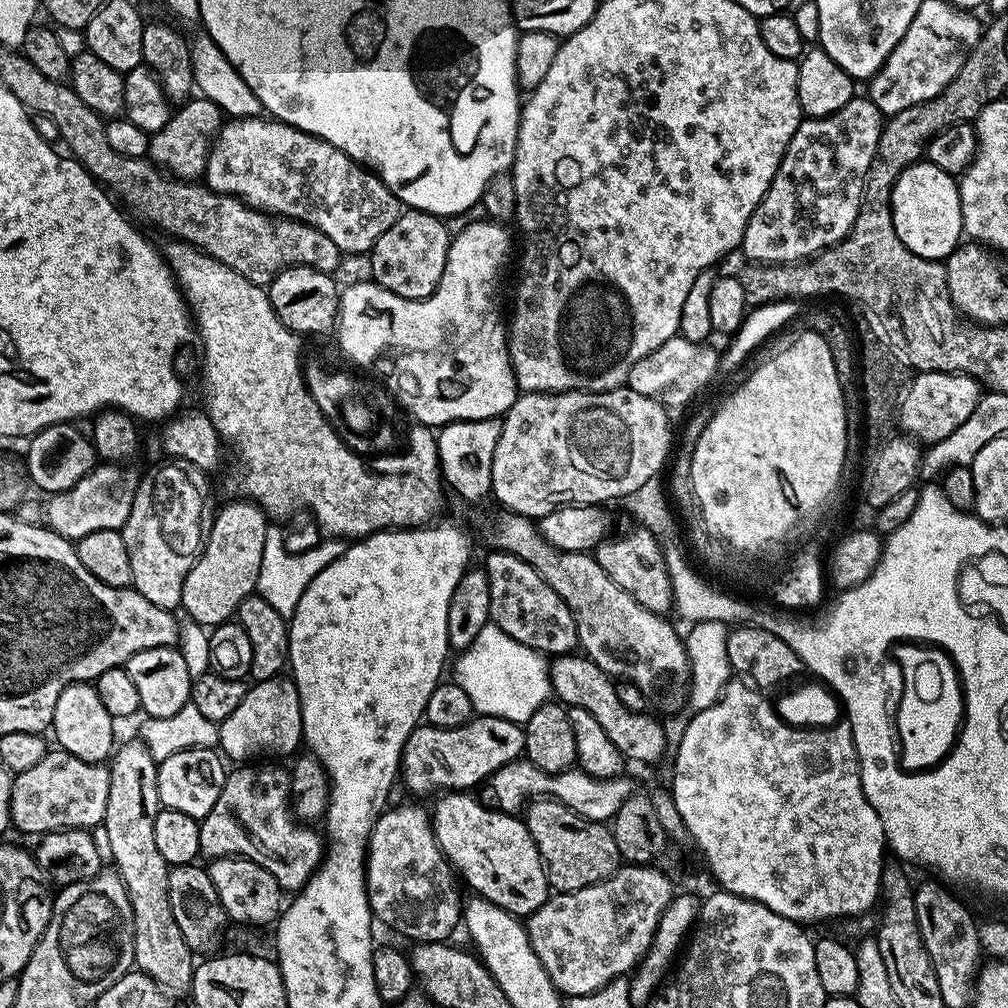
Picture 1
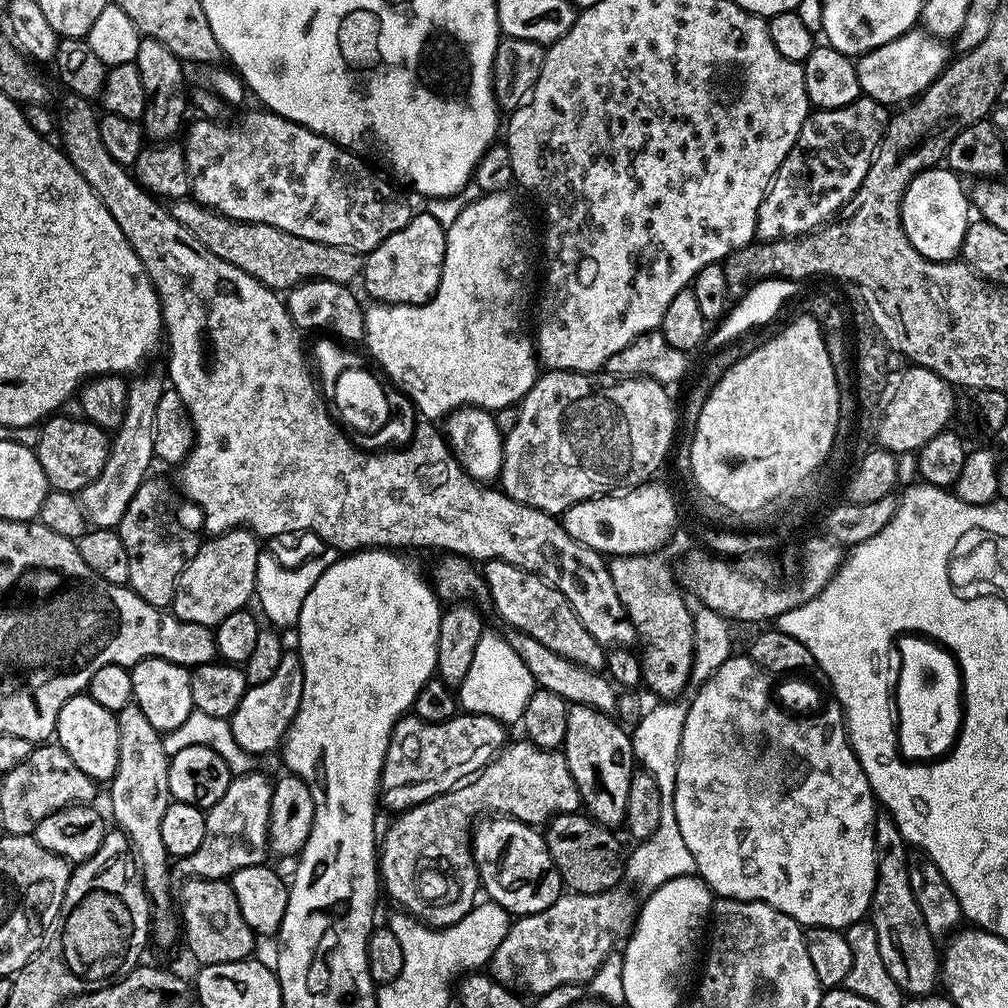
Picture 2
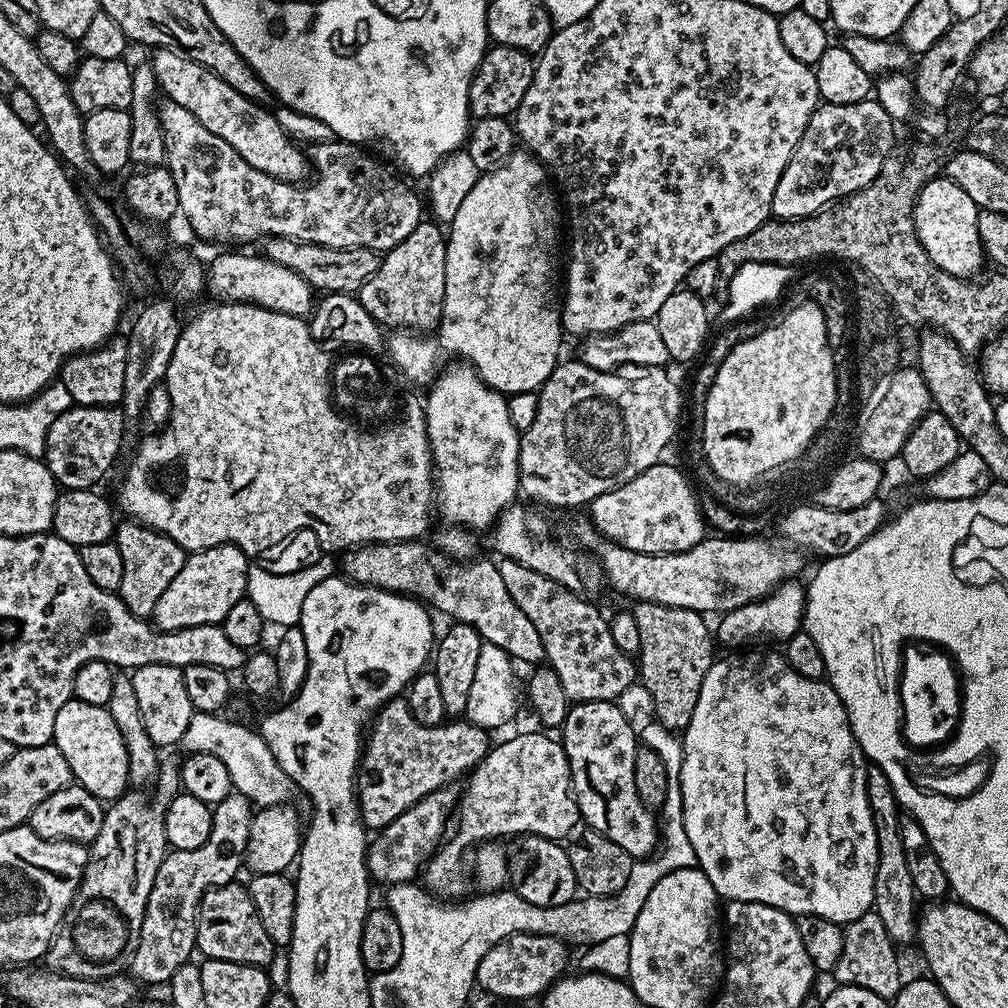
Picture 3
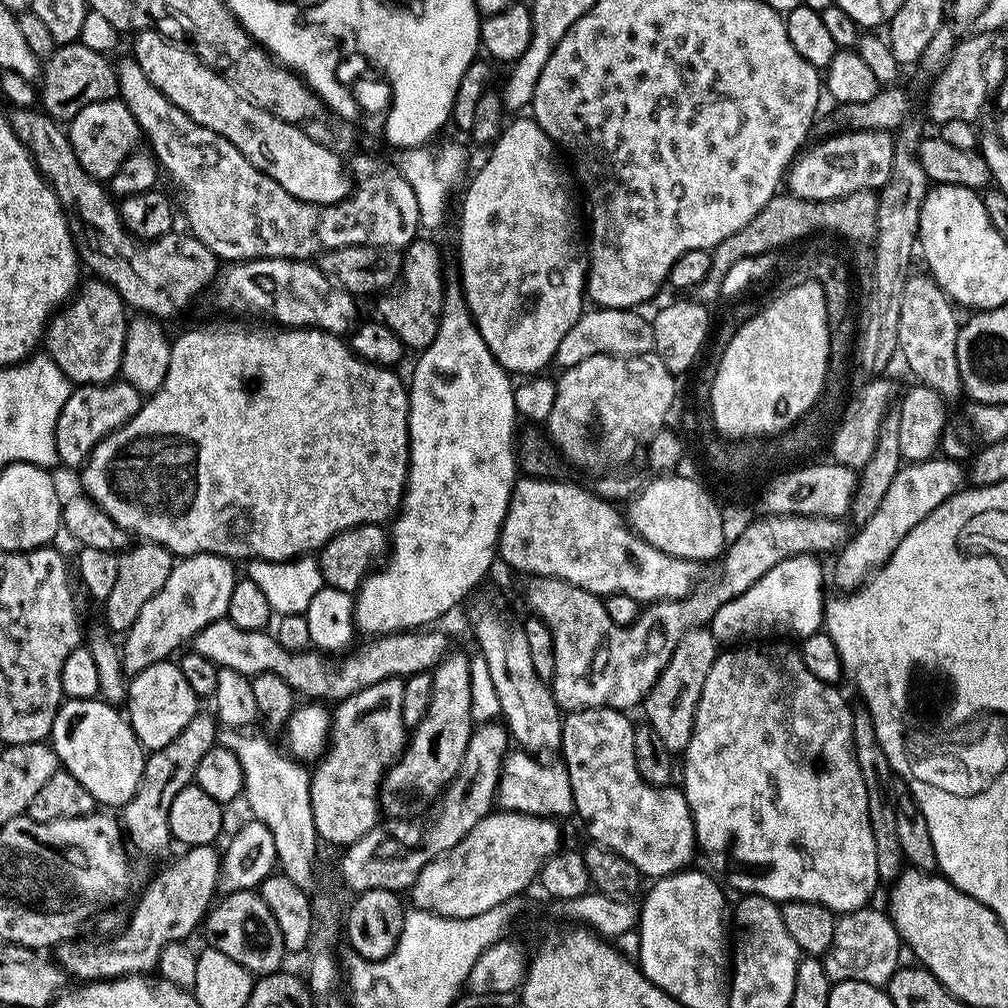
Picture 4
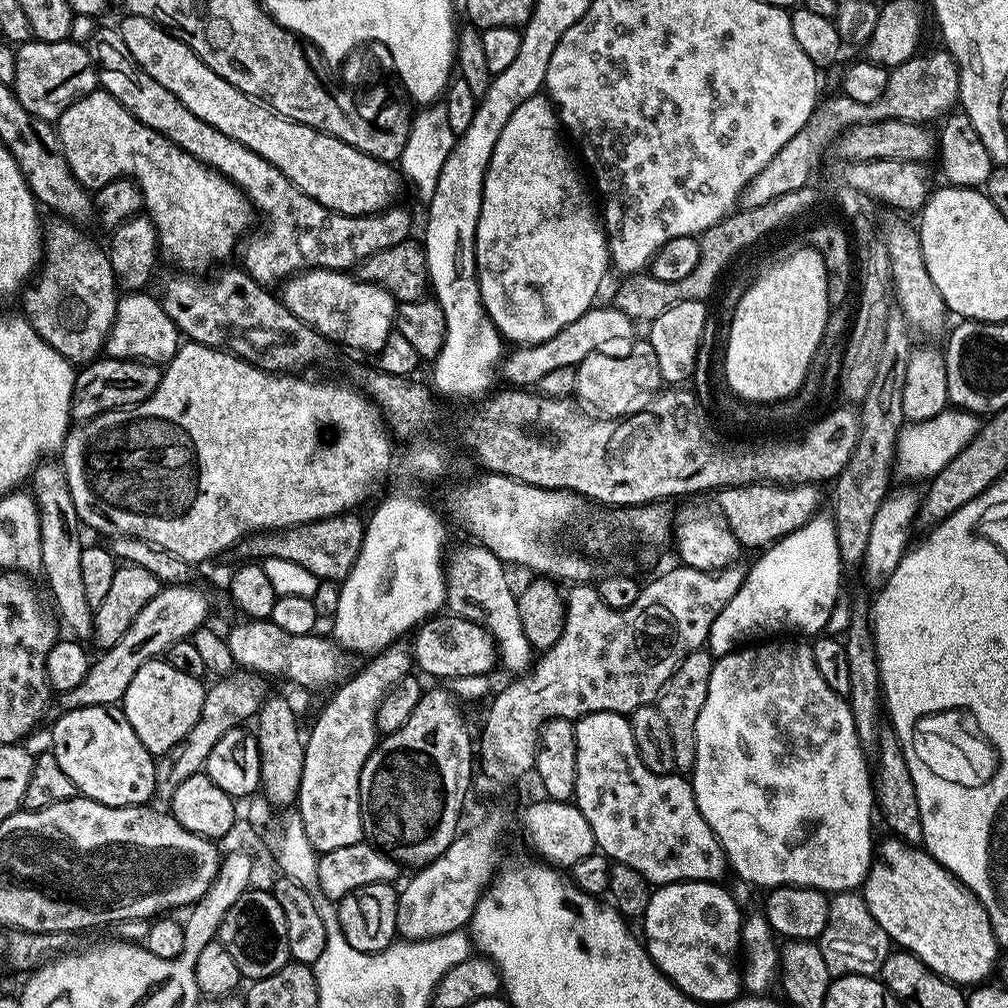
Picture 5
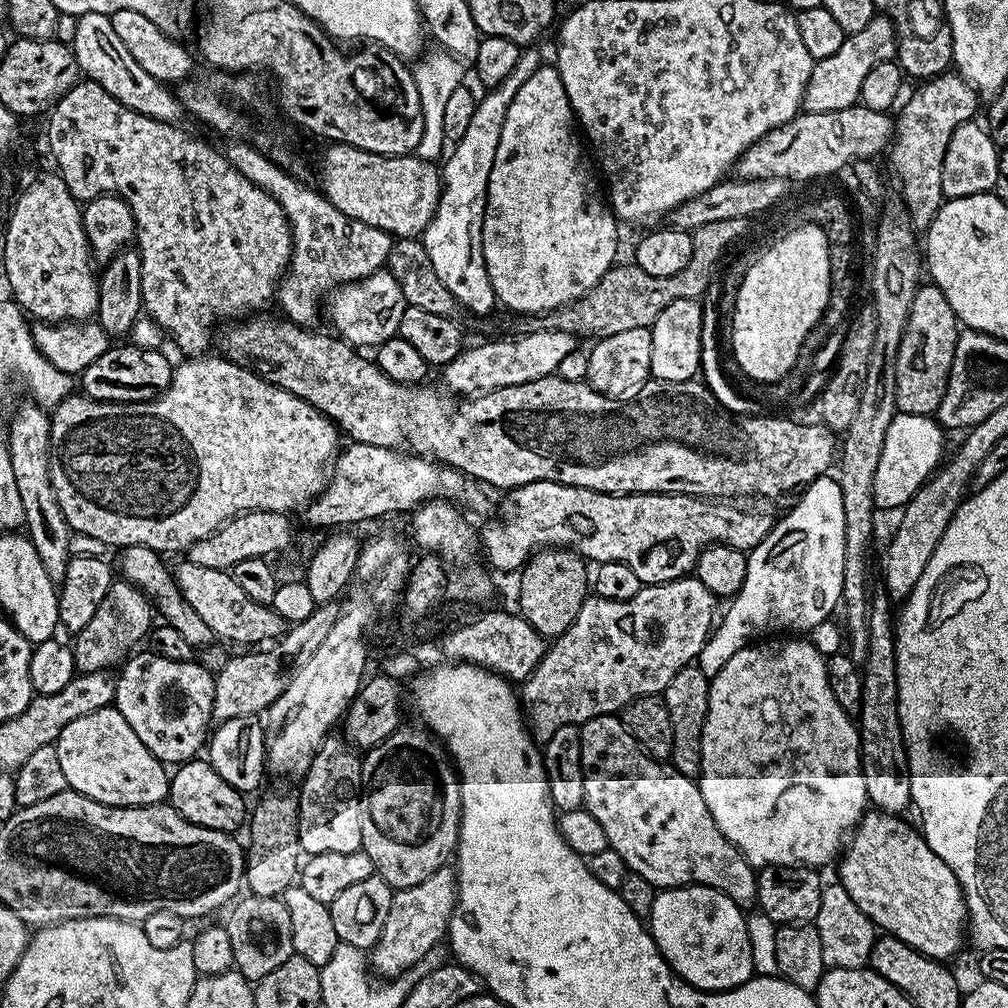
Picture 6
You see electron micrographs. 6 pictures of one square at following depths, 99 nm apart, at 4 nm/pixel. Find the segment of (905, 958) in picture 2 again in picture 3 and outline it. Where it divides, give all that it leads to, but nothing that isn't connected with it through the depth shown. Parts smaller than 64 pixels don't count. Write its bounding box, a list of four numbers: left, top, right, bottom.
[866,766,918,946]

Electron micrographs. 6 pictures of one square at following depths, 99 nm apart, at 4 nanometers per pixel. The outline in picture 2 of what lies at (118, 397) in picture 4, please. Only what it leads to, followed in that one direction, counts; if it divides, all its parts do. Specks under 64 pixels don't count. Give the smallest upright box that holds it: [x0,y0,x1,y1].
[34,415,110,494]

